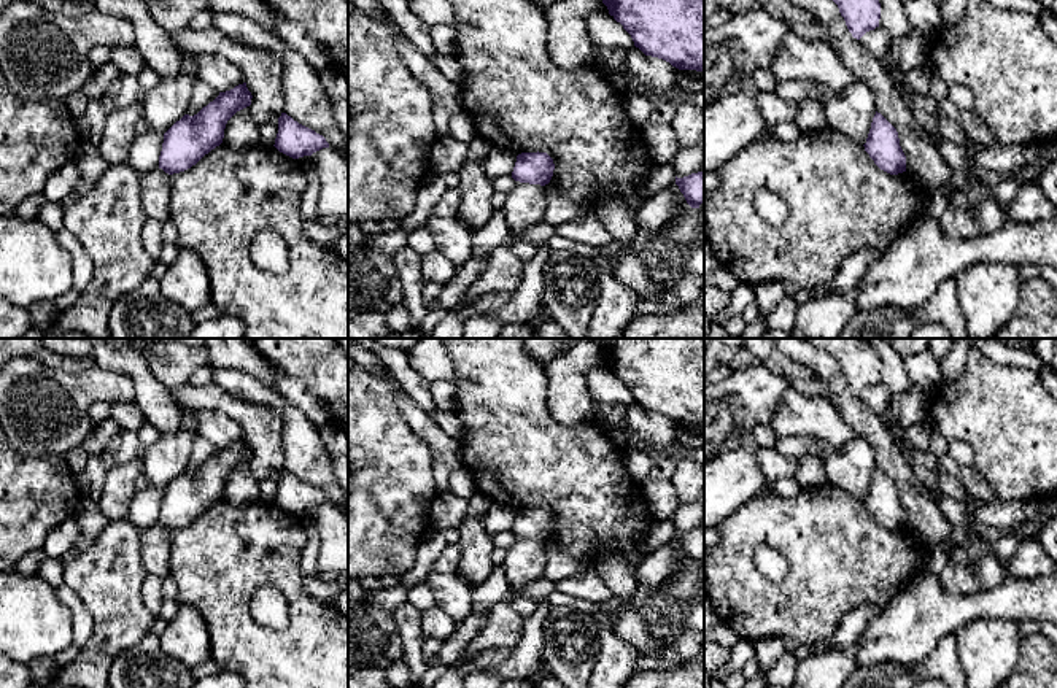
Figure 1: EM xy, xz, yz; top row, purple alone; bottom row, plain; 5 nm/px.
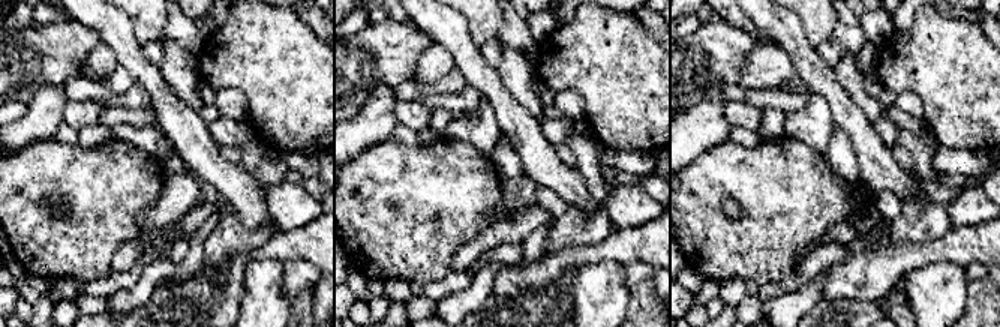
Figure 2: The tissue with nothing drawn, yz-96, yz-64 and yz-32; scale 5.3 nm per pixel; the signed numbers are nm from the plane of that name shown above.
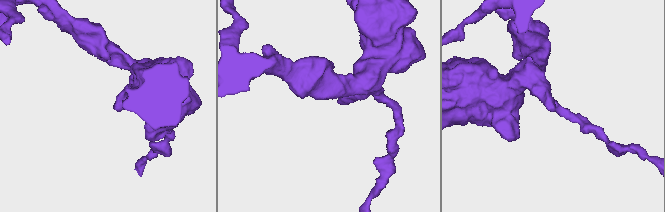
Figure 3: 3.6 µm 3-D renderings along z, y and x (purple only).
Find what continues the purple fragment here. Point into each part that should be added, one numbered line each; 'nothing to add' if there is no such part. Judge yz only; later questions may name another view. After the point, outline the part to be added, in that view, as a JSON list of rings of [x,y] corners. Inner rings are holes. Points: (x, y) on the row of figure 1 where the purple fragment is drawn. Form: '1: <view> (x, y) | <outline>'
nothing to add

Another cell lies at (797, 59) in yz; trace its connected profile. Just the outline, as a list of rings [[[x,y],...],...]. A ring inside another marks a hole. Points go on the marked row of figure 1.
[[[793,32],[780,41],[768,72],[777,81],[809,79],[838,94],[844,94],[857,81],[830,43],[807,41]]]

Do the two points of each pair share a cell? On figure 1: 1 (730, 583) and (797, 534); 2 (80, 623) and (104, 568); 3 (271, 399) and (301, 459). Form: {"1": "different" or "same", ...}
{"1": "same", "2": "different", "3": "same"}

